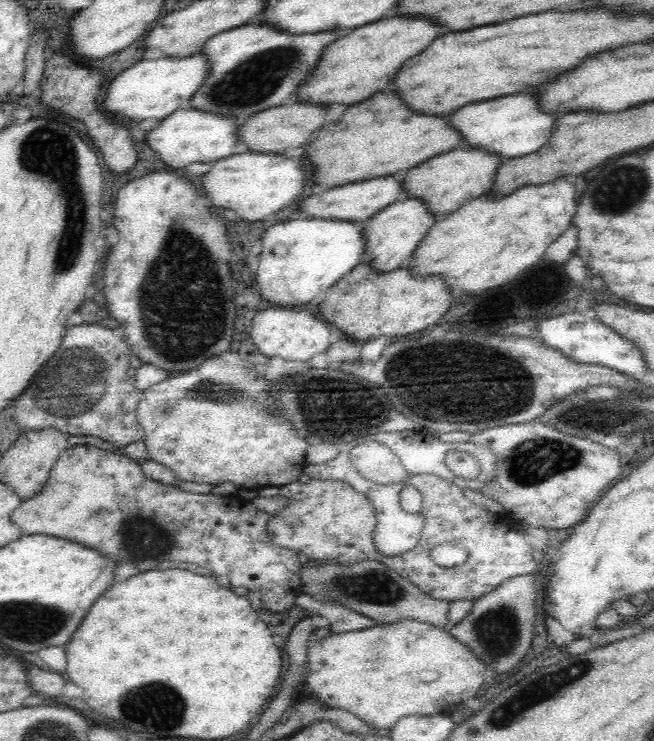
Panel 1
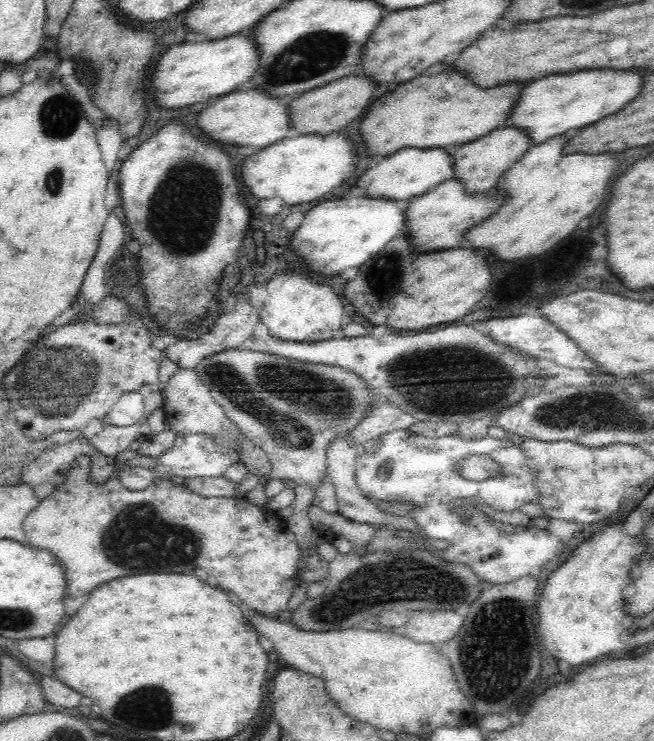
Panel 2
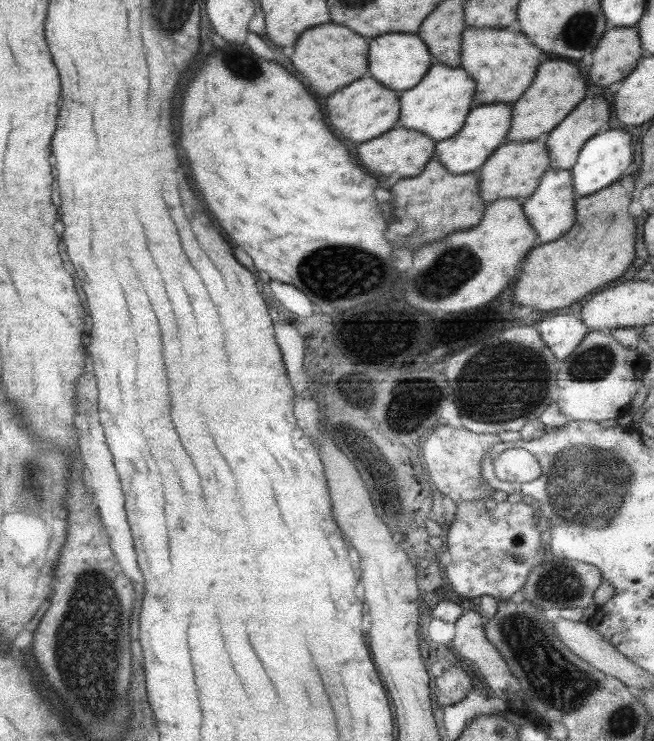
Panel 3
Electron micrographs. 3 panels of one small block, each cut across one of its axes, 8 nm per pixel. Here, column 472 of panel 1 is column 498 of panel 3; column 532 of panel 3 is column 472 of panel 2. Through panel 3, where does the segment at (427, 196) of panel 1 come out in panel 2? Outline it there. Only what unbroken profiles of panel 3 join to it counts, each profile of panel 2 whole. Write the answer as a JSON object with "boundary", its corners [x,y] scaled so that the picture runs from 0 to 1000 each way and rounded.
{"boundary":[[[777,167],[758,171],[752,178],[709,193],[703,200],[696,198],[693,240],[705,243],[711,256],[719,256],[725,262],[740,262],[760,251],[771,233],[781,228],[813,196],[815,192],[806,175]]]}

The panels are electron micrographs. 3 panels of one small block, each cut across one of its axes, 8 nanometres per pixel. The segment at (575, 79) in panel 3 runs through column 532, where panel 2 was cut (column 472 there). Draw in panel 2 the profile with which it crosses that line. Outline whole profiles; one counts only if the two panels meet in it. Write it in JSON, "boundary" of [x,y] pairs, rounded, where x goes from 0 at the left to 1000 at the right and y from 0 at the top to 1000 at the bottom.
{"boundary":[[[679,94],[667,103],[639,103],[607,113],[563,144],[550,165],[550,186],[566,211],[596,211],[621,198],[683,200],[709,194],[774,169],[801,116],[804,111],[780,111],[734,121],[697,94]]]}

